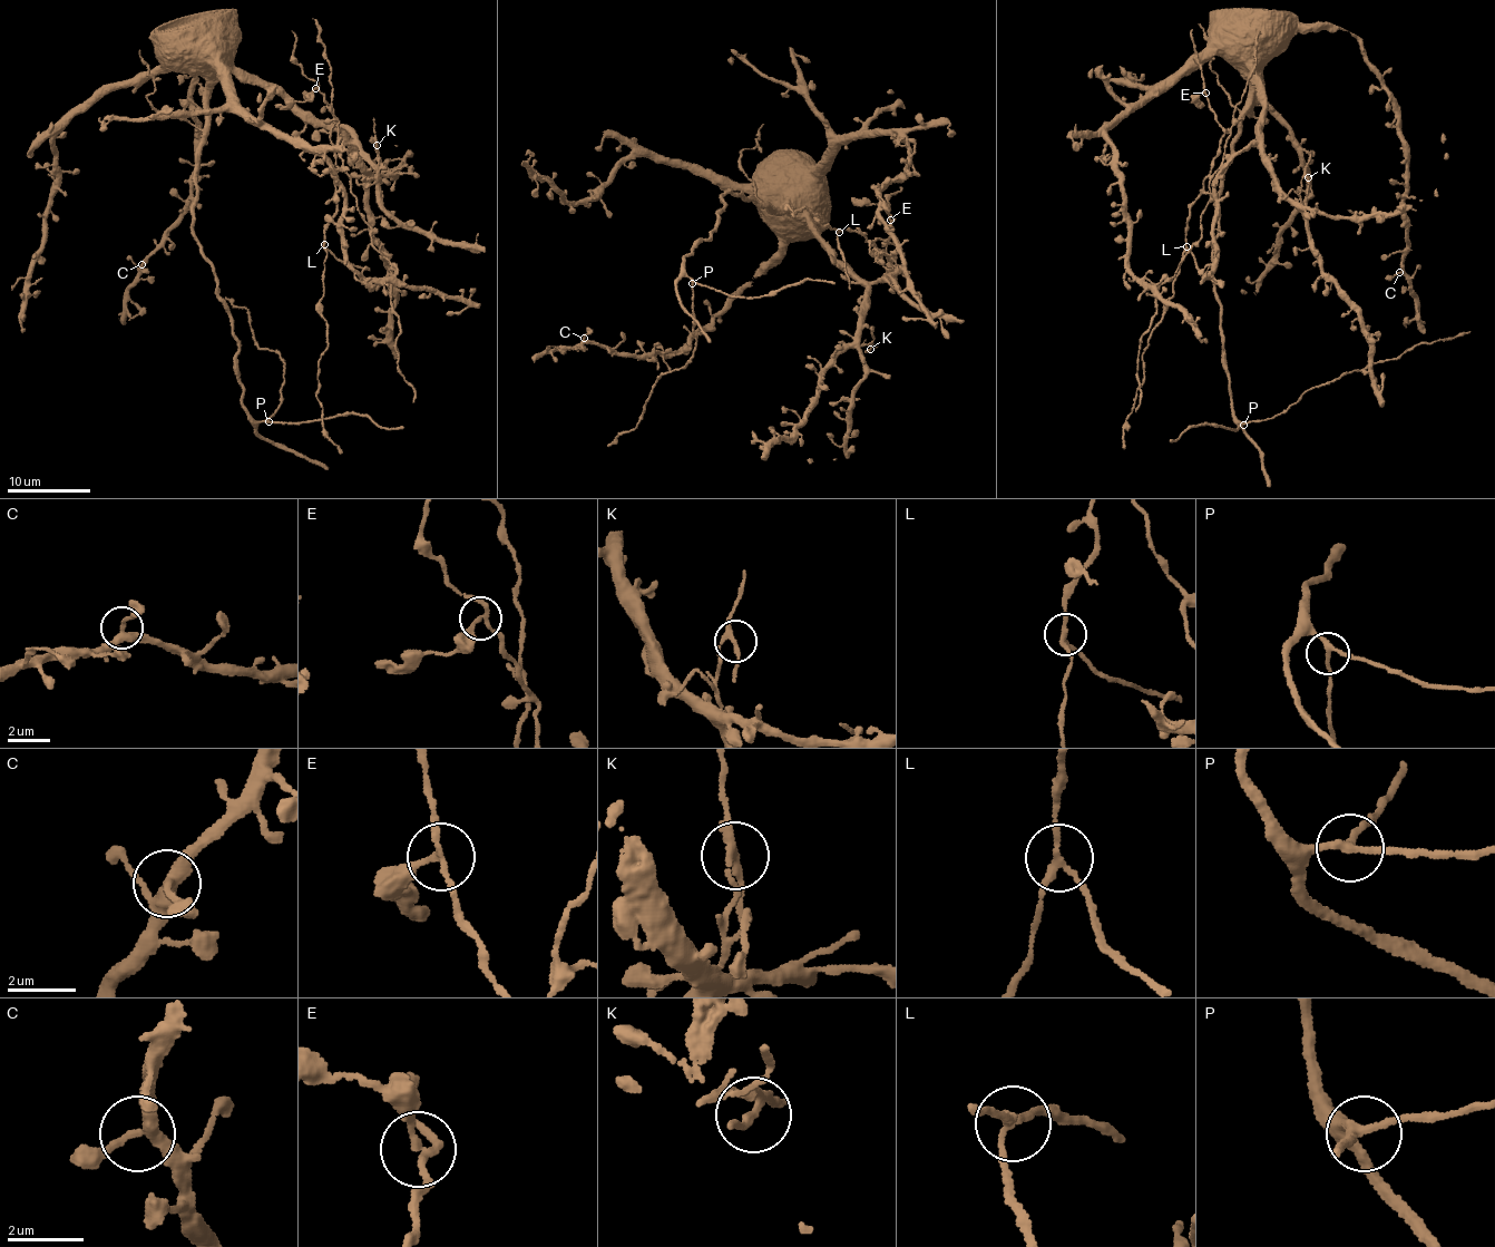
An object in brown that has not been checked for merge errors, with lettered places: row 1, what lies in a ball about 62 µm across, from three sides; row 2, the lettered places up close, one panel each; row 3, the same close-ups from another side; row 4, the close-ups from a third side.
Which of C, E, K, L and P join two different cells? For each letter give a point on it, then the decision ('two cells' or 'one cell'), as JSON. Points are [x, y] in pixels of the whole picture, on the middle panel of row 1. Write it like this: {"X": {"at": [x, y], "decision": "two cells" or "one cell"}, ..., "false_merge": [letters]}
{"C": {"at": [584, 338], "decision": "one cell"}, "E": {"at": [890, 220], "decision": "two cells"}, "K": {"at": [870, 349], "decision": "one cell"}, "L": {"at": [839, 232], "decision": "two cells"}, "P": {"at": [692, 283], "decision": "one cell"}, "false_merge": ["E", "L"]}

